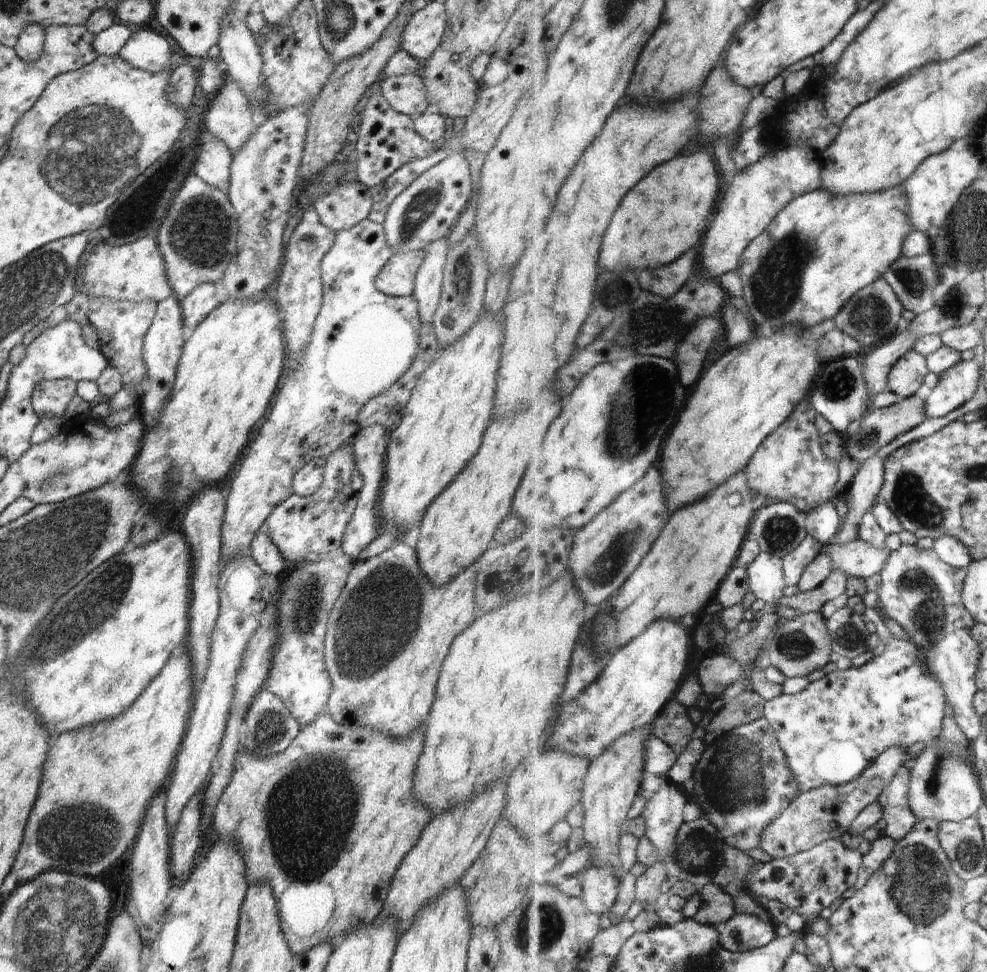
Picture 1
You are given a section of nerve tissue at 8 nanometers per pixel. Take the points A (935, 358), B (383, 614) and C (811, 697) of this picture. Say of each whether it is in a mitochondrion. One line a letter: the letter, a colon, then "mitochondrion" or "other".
A: other
B: mitochondrion
C: other

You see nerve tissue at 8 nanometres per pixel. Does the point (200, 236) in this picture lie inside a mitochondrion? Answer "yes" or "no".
yes

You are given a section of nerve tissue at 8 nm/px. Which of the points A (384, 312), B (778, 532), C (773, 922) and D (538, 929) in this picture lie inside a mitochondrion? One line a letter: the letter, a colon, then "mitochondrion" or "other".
A: other
B: mitochondrion
C: other
D: mitochondrion

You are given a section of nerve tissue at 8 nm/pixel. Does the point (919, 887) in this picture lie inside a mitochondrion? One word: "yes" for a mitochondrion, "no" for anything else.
yes

